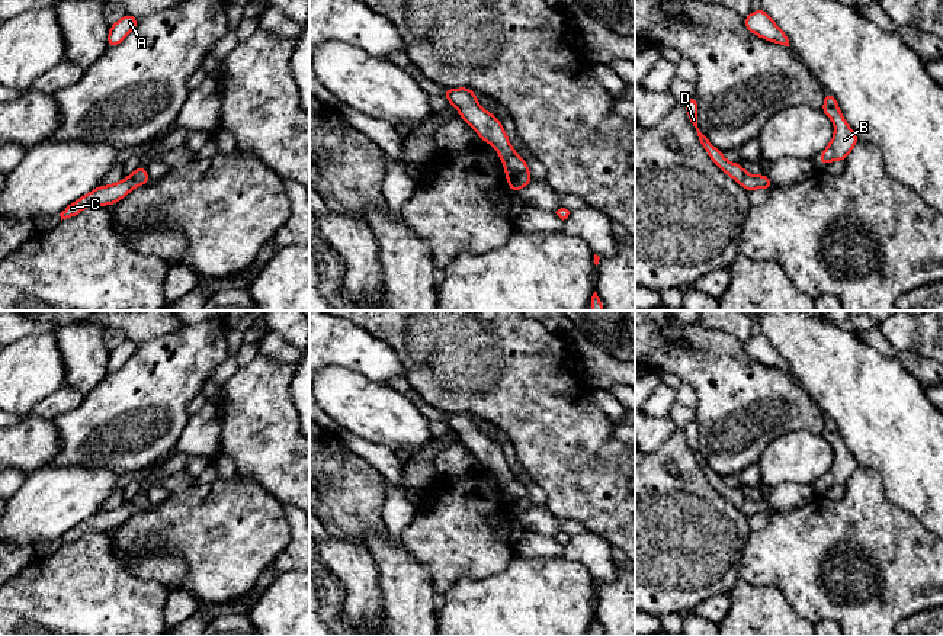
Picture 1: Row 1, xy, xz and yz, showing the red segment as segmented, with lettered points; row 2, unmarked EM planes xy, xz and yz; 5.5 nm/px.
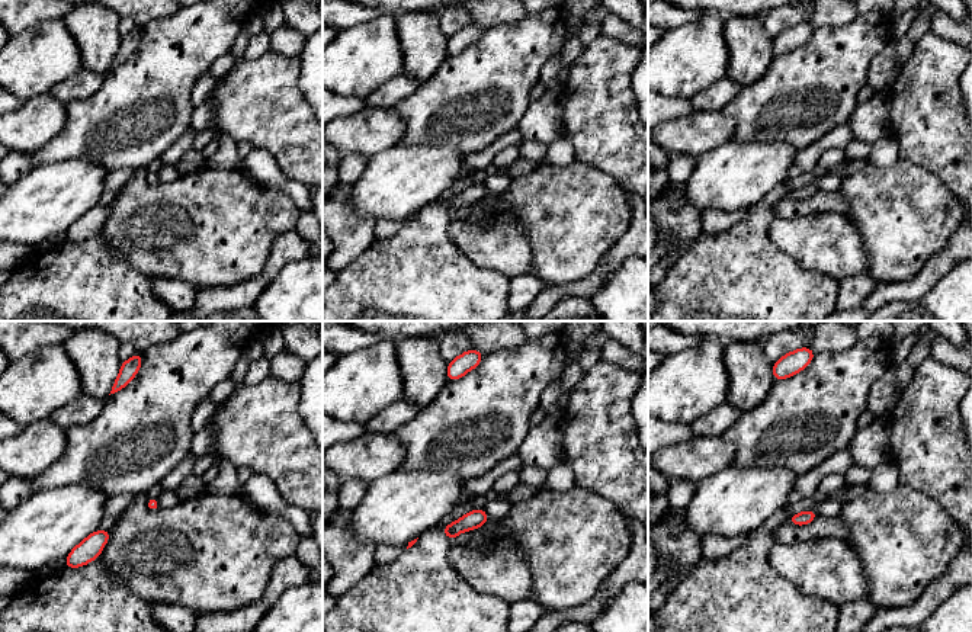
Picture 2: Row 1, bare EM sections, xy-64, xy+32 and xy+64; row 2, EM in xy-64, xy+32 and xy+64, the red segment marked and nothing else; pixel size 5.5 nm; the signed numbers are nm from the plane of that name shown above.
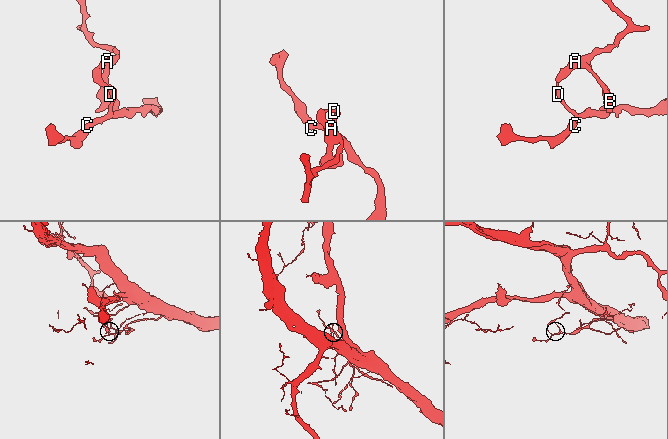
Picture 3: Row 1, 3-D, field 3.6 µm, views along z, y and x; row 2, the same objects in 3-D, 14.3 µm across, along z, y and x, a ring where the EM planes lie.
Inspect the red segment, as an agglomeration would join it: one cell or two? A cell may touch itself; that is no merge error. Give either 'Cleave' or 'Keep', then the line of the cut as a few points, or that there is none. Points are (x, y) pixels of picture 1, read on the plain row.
Cleave. Split along xy (131, 501), (144, 508)

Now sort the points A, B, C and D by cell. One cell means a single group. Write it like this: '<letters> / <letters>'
A B D / C

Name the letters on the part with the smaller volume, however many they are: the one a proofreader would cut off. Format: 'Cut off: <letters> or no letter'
Cut off: C

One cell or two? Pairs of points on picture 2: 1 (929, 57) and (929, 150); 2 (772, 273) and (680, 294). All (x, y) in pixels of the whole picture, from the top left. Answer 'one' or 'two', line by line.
1: one
2: one

